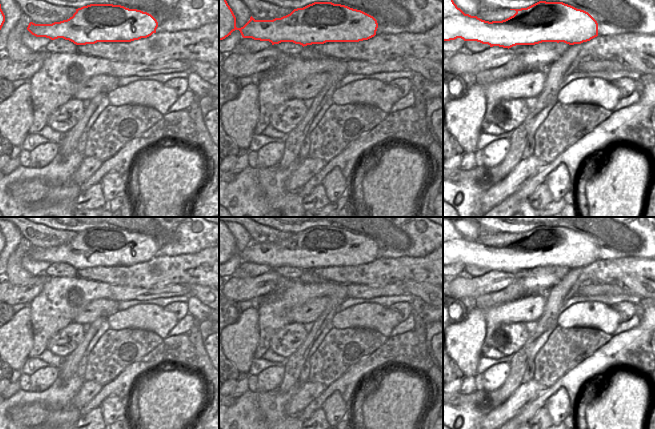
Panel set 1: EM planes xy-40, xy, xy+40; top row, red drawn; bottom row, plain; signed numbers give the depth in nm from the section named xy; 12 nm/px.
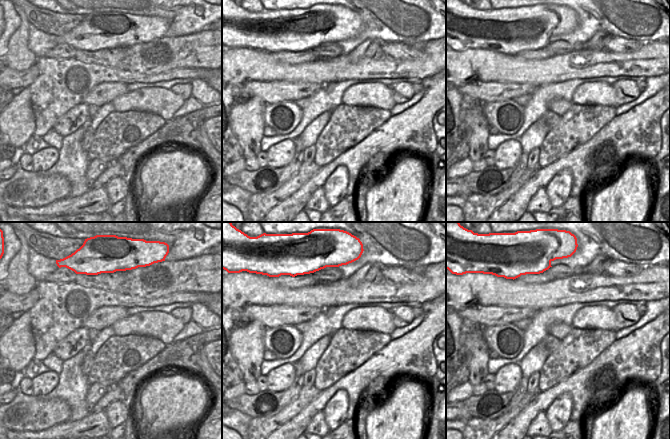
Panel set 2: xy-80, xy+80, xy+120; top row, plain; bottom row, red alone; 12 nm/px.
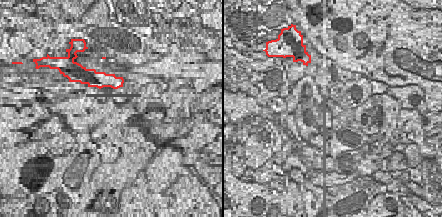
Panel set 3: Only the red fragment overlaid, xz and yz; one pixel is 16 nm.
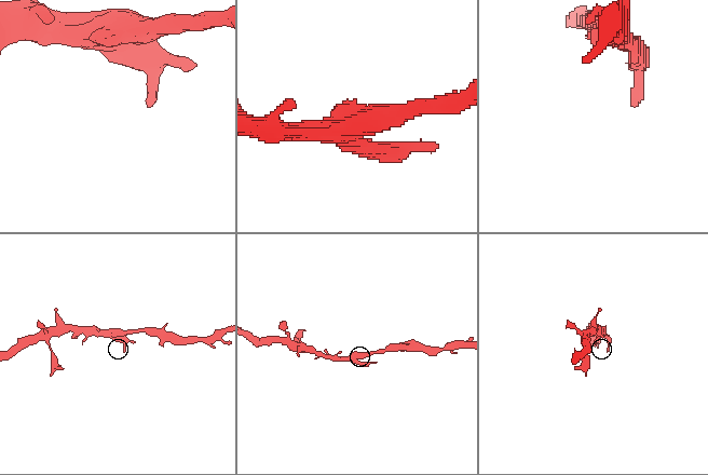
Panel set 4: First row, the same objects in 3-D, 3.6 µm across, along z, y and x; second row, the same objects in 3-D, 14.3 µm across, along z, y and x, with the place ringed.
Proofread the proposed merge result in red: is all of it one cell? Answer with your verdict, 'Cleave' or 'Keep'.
Keep

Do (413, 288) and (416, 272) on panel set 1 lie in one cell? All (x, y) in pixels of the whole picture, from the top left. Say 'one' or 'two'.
two

